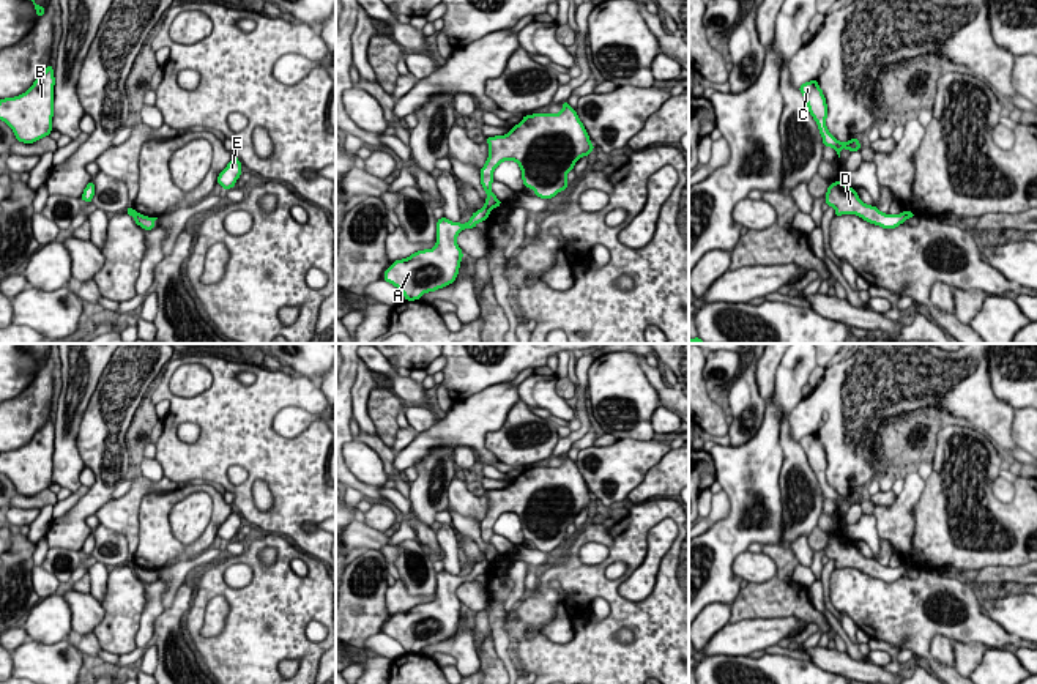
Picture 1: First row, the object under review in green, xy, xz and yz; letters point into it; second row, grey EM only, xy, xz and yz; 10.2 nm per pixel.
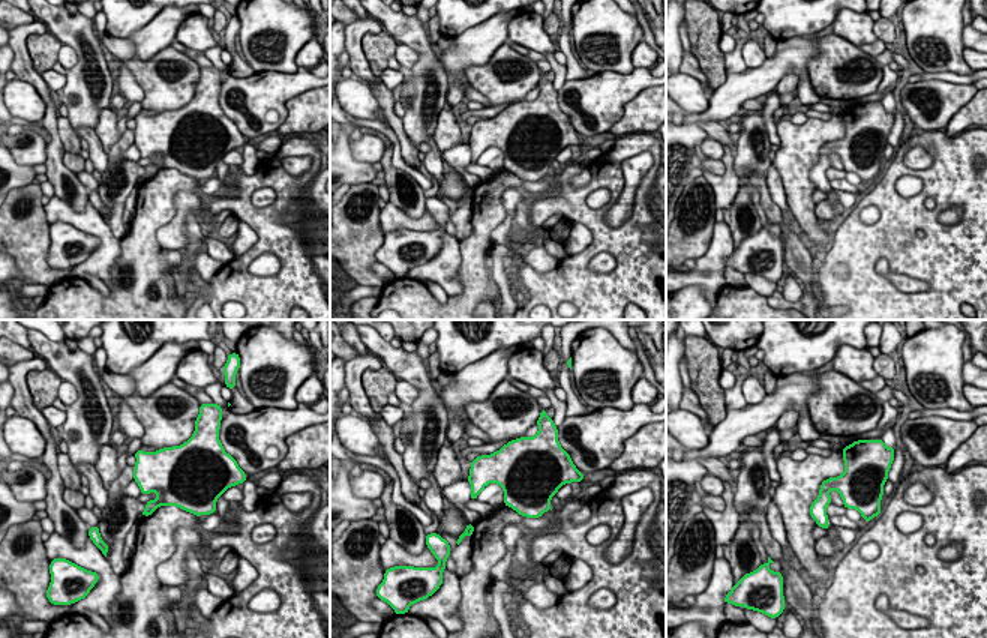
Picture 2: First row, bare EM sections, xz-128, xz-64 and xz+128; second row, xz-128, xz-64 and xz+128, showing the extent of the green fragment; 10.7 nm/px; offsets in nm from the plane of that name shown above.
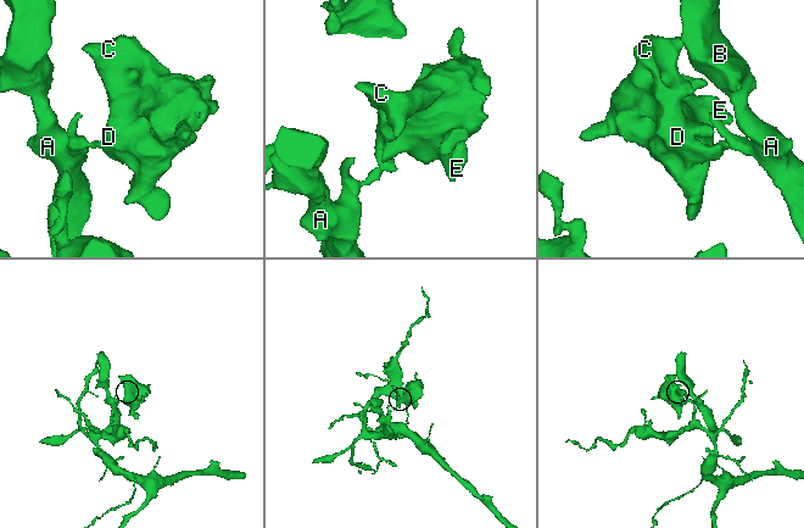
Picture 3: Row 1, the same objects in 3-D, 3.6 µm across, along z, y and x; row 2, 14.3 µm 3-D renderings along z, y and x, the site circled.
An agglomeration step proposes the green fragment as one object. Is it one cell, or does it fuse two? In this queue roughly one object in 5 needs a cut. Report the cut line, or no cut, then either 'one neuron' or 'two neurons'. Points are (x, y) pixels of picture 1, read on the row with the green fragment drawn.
xz (486, 205), (490, 210) | two neurons

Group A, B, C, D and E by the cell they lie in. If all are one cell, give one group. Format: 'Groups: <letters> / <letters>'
Groups: A B / C D E

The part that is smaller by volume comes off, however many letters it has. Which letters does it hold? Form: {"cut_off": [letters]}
{"cut_off": ["C", "D", "E"]}

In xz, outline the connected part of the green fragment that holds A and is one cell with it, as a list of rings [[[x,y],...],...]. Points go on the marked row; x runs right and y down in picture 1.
[[[482,206],[471,214],[466,224],[452,222],[446,217],[437,221],[437,244],[396,260],[386,271],[385,281],[397,287],[407,301],[419,299],[424,293],[435,292],[452,284],[459,274],[462,249],[455,238],[463,229],[474,229],[487,221],[490,210]]]

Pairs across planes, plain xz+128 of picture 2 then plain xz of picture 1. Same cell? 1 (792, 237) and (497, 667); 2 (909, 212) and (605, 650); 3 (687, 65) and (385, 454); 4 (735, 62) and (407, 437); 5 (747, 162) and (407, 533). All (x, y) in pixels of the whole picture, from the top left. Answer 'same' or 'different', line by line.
1: same
2: same
3: same
4: same
5: different

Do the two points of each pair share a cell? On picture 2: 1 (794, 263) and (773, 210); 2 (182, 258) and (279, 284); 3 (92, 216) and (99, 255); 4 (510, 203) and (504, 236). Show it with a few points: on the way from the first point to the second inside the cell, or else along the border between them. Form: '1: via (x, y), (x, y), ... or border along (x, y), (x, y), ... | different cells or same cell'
1: via (794, 249), (792, 237), (783, 224) | same cell
2: border along (189, 264), (183, 278) | different cells
3: via (96, 225), (104, 233), (104, 246) | same cell
4: via (510, 210), (507, 228) | same cell

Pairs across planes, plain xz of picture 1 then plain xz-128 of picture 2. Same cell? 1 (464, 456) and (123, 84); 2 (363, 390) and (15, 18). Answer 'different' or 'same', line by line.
1: different
2: different

